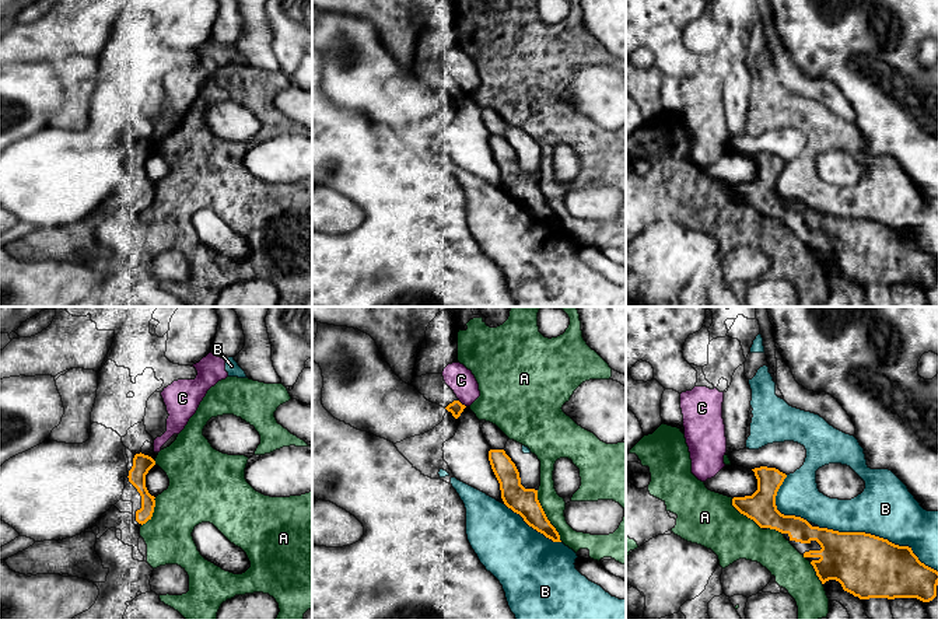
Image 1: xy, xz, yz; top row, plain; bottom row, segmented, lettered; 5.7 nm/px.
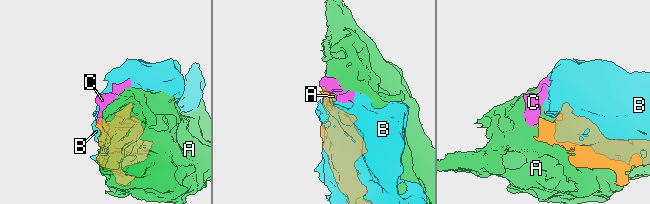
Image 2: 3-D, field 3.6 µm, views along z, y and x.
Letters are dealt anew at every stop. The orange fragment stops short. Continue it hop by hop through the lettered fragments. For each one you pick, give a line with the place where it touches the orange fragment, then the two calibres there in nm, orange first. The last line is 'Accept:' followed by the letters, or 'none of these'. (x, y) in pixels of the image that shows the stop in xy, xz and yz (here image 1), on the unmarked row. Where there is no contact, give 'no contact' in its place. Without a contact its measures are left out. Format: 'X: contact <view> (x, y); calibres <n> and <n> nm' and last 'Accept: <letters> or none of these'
Accept: none of these

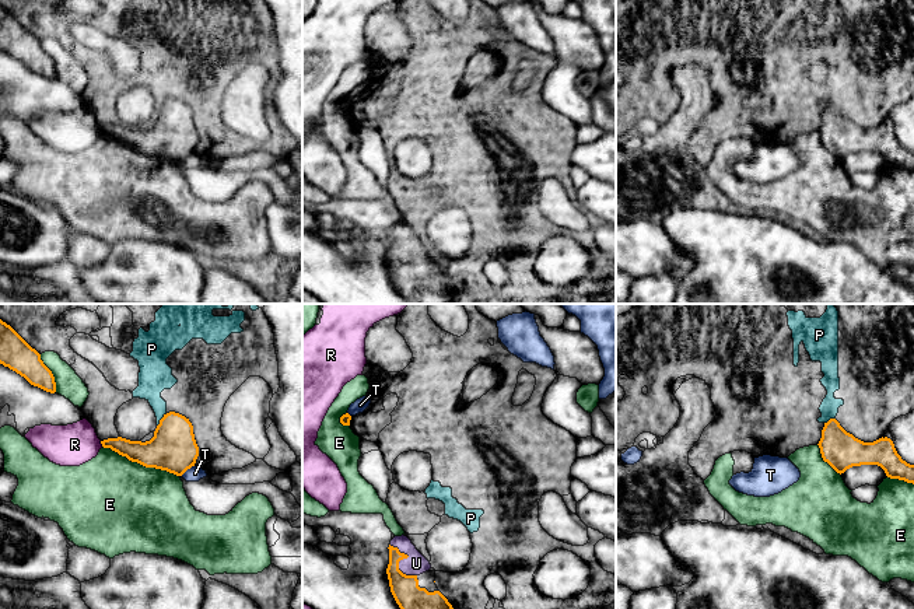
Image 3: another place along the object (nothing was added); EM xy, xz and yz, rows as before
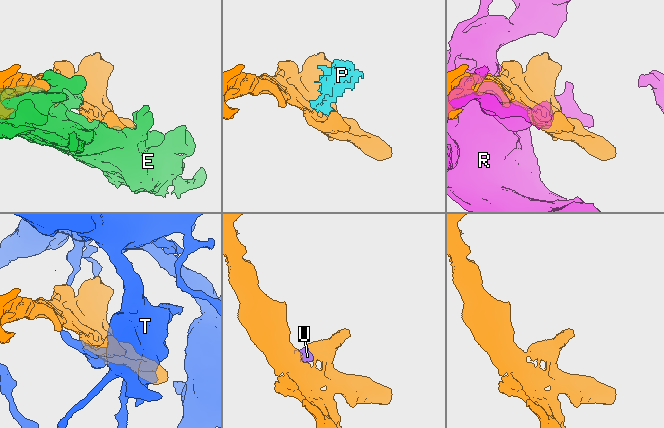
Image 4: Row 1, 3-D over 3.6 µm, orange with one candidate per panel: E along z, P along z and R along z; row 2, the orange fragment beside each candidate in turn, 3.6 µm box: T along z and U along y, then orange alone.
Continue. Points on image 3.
U: contact xz (401, 245); calibres 170 and 120 nm
Accept: U

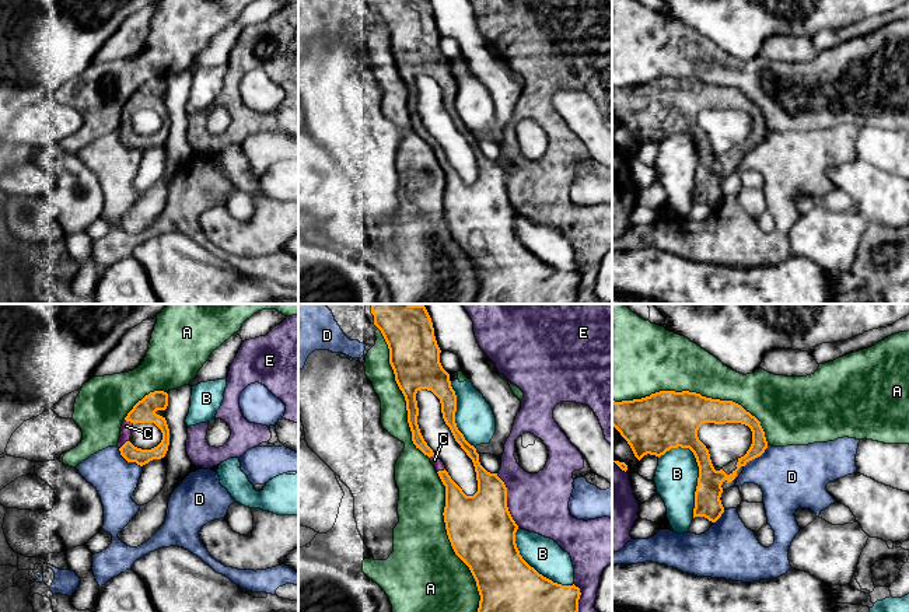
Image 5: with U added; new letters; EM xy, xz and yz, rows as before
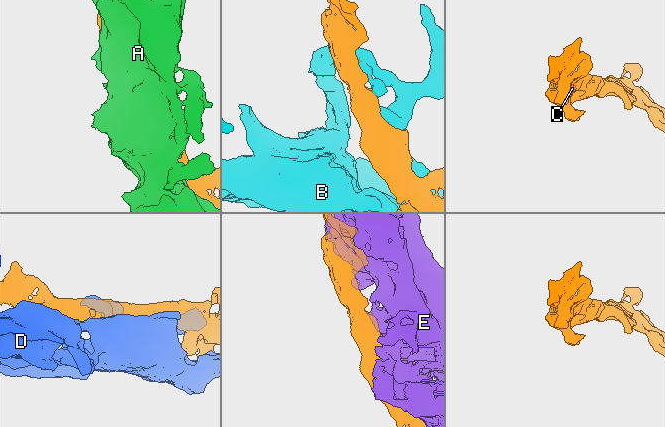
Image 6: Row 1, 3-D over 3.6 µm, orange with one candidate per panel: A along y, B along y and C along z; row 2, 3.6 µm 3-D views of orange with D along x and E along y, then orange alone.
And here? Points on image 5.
C: contact xy (123, 130); calibres 130 and 60 nm
Accept: C

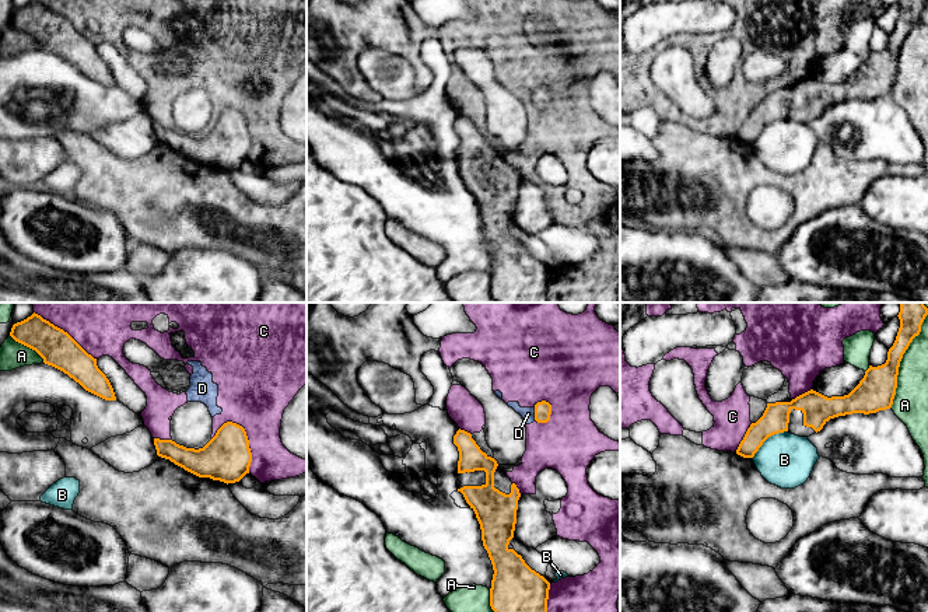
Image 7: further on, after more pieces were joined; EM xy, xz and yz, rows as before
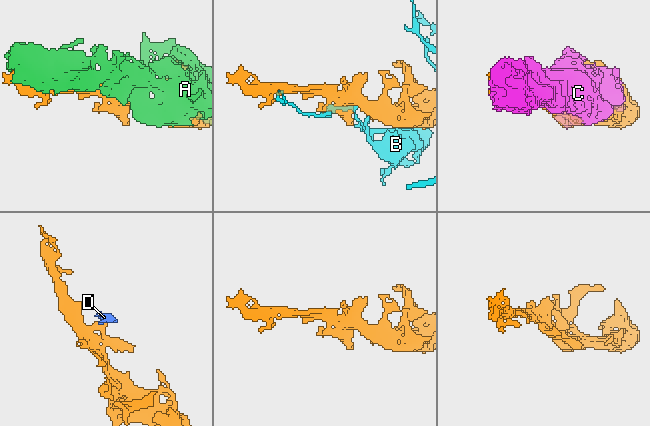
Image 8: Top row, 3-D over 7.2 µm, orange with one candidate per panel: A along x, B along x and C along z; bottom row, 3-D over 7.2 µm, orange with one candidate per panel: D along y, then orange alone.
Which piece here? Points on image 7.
Accept: none of these

